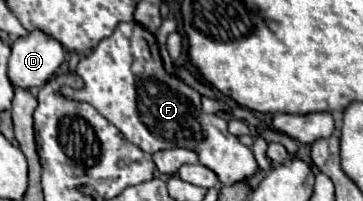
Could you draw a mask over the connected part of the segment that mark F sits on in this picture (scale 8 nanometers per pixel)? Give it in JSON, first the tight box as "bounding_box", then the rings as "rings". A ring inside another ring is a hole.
{"bounding_box":[69,21,257,185],"rings":[[[135,21],[119,23],[111,37],[103,39],[89,57],[79,61],[75,73],[83,79],[83,89],[69,91],[69,95],[95,105],[141,151],[153,155],[173,147],[195,149],[199,163],[209,167],[223,185],[247,181],[257,173],[253,151],[227,131],[227,119],[203,113],[201,95],[165,71],[157,41],[143,25]],[[135,63],[143,65],[139,77],[133,73]]]}

